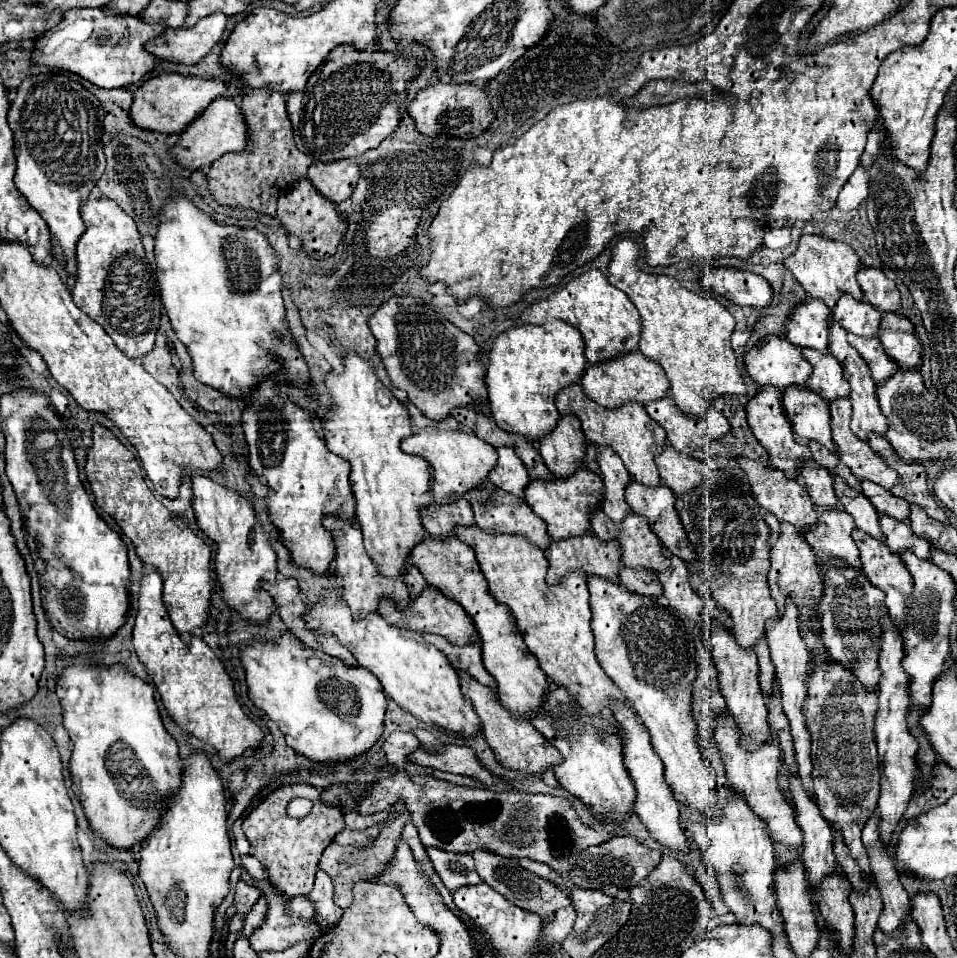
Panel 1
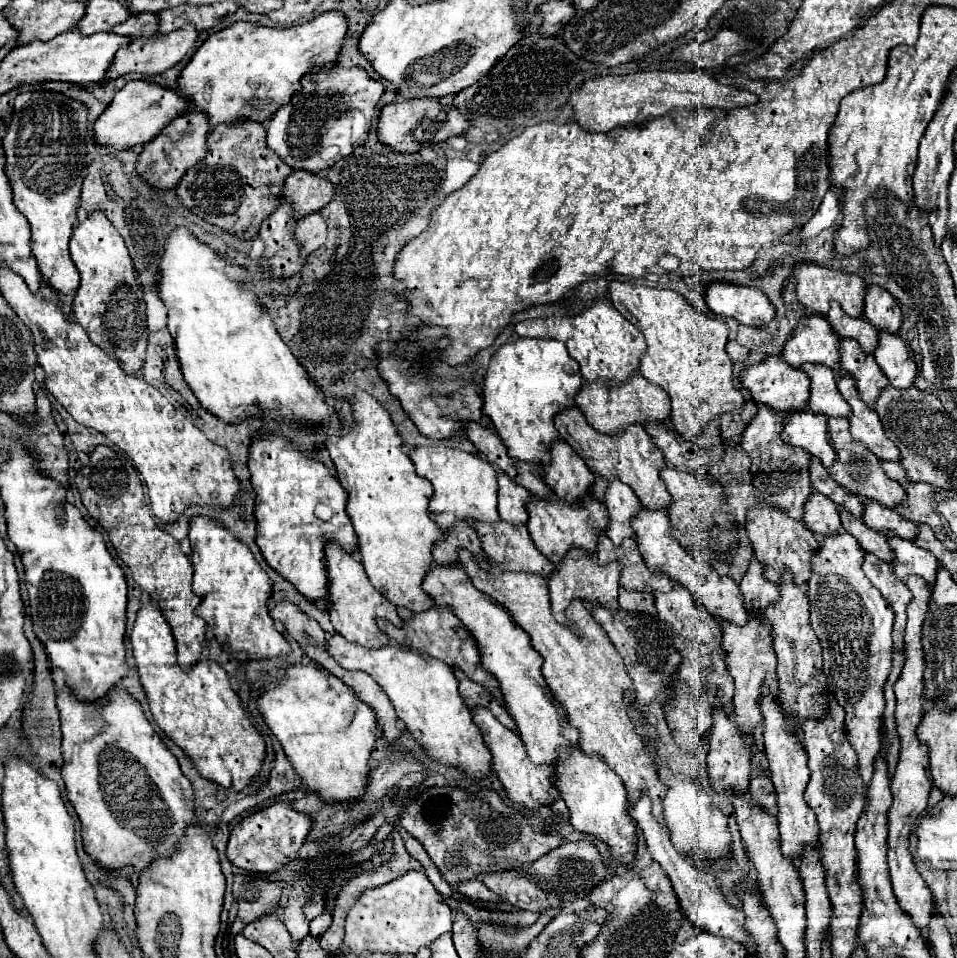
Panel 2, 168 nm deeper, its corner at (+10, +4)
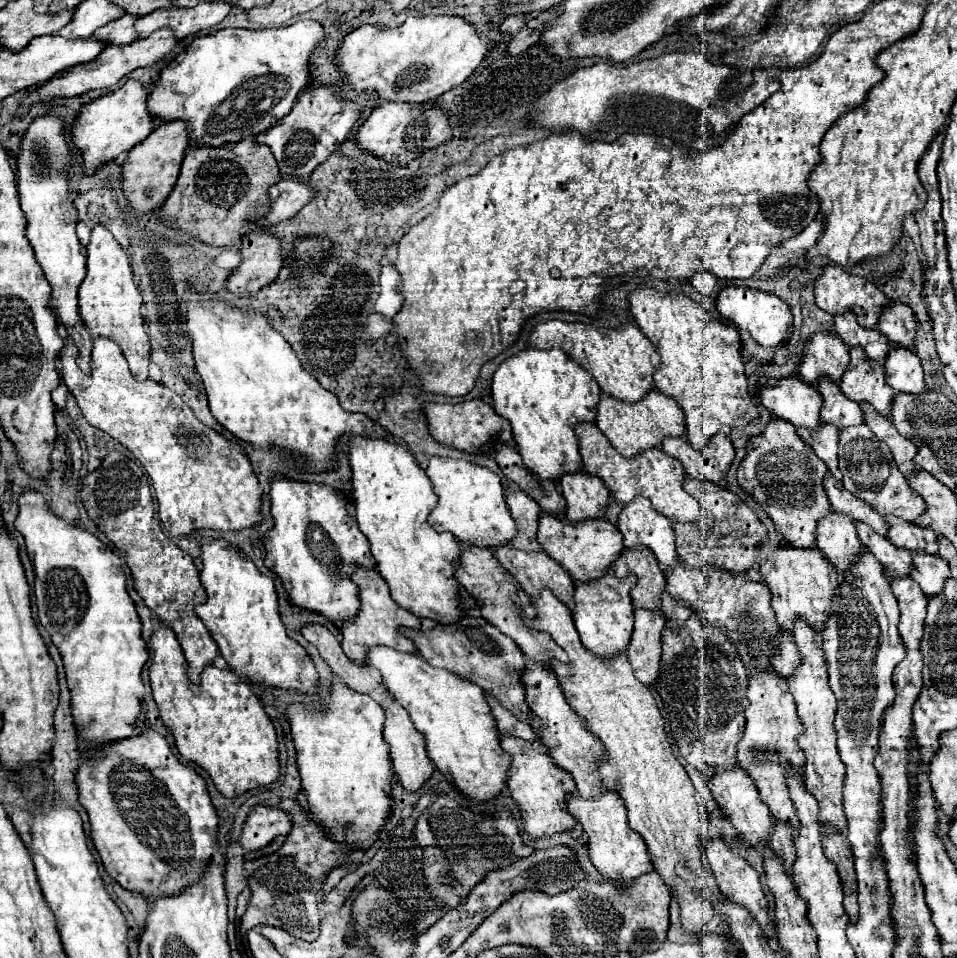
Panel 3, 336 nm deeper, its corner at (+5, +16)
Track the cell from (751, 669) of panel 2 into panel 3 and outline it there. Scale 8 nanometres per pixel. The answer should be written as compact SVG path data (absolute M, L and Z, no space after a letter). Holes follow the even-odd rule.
M752 672L748 700L750 706L746 708L746 730L736 746L738 764L754 780L760 800L770 808L772 816L786 822L792 828L792 840L796 840L798 818L788 794L786 774L788 770L794 770L800 778L804 778L806 758L798 746L798 736L804 732L804 726L796 714L796 704L788 692L788 684L776 672Z

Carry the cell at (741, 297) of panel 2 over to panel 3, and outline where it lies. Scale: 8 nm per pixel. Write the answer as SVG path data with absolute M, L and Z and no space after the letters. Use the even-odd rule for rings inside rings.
M724 288L718 294L716 308L720 316L734 324L740 332L742 338L742 356L744 358L754 358L760 364L766 364L774 358L778 350L784 350L788 340L792 338L788 332L792 328L792 312L784 300L780 300L774 294L762 292L762 290L752 290L752 288ZM786 340L786 344L784 344Z

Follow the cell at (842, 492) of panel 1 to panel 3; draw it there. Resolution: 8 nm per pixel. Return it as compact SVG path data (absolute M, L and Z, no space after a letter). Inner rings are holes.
M860 524L858 538L862 546L866 546L868 552L876 556L876 560L884 566L884 570L888 570L886 574L888 580L910 576L910 570L912 570L910 552L902 552L902 548L892 548L892 542L888 538L876 536L876 532L872 532L872 528L868 528L866 524Z

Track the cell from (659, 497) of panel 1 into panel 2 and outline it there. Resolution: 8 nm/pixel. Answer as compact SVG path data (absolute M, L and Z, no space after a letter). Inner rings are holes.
M643 506L643 510L639 510L639 514L631 520L631 526L637 536L639 552L641 552L643 560L649 564L649 568L663 570L663 574L667 574L669 578L673 578L681 586L685 586L693 594L693 598L703 608L709 610L709 614L719 616L719 618L727 618L739 626L747 624L747 612L743 606L743 596L739 592L739 586L733 582L731 576L719 574L713 566L701 566L699 562L693 560L689 550L683 548L679 544L679 540L671 534L671 520L669 520L669 512L665 508L651 510L651 508Z

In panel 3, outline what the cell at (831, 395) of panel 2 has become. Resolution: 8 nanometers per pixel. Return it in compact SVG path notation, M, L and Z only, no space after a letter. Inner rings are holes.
M820 380L818 392L824 398L822 410L820 410L820 422L832 424L838 430L846 426L856 426L864 422L864 414L860 406L846 396L842 396L840 388L836 384L828 384L828 380Z

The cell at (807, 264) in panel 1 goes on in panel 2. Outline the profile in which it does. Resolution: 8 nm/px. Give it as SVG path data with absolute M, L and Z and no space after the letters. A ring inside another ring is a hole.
M797 262L793 266L793 276L797 280L797 300L811 312L825 314L831 300L837 300L841 308L849 316L861 316L863 314L863 294L865 294L865 282L857 274L849 274L843 270L831 270L827 266L819 266L815 262Z

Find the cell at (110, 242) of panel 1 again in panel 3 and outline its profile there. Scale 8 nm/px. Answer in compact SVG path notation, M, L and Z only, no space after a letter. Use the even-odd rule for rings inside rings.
M96 226L92 230L88 246L88 272L78 290L78 312L94 338L96 336L110 338L122 348L122 354L130 364L132 376L138 382L144 382L148 380L150 346L148 346L146 322L140 316L140 306L142 306L142 294L132 278L126 252L120 248L120 244L104 226Z

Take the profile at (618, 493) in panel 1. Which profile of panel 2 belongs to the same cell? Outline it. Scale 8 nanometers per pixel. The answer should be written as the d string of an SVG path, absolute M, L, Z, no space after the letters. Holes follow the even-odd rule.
M609 478L607 490L605 490L605 506L609 510L609 526L607 536L619 546L623 538L635 536L631 528L631 518L641 510L641 504L635 496L635 492L623 484L621 480Z

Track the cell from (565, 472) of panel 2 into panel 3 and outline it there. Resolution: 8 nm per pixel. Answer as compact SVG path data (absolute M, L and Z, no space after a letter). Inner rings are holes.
M582 470L576 474L566 474L560 480L560 486L566 498L566 518L572 524L606 516L610 492L604 488L600 478Z

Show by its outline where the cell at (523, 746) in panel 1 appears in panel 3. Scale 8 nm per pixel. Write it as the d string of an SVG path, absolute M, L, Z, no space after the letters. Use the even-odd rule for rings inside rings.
M500 736L500 744L512 756L512 766L508 770L508 790L522 812L520 816L524 822L524 832L532 838L544 838L572 830L576 820L568 814L566 798L576 792L576 784L570 772L558 768L538 740L528 744L524 740L516 740L514 736Z

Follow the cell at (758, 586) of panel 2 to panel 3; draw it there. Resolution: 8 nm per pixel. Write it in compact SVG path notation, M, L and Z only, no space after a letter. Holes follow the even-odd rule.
M779 628L778 633L780 654L772 659L772 665L779 675L788 679L794 674L796 667L800 663L801 655L787 630Z

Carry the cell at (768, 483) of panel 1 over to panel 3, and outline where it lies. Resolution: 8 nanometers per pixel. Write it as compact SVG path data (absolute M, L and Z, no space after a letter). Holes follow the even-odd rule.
M778 548L770 560L764 560L760 564L760 574L766 582L766 586L772 592L772 610L776 614L778 624L790 632L794 630L794 620L802 618L806 624L816 632L822 634L832 610L830 602L838 592L840 576L838 572L828 564L824 554L820 554L818 548L802 550L802 548Z

